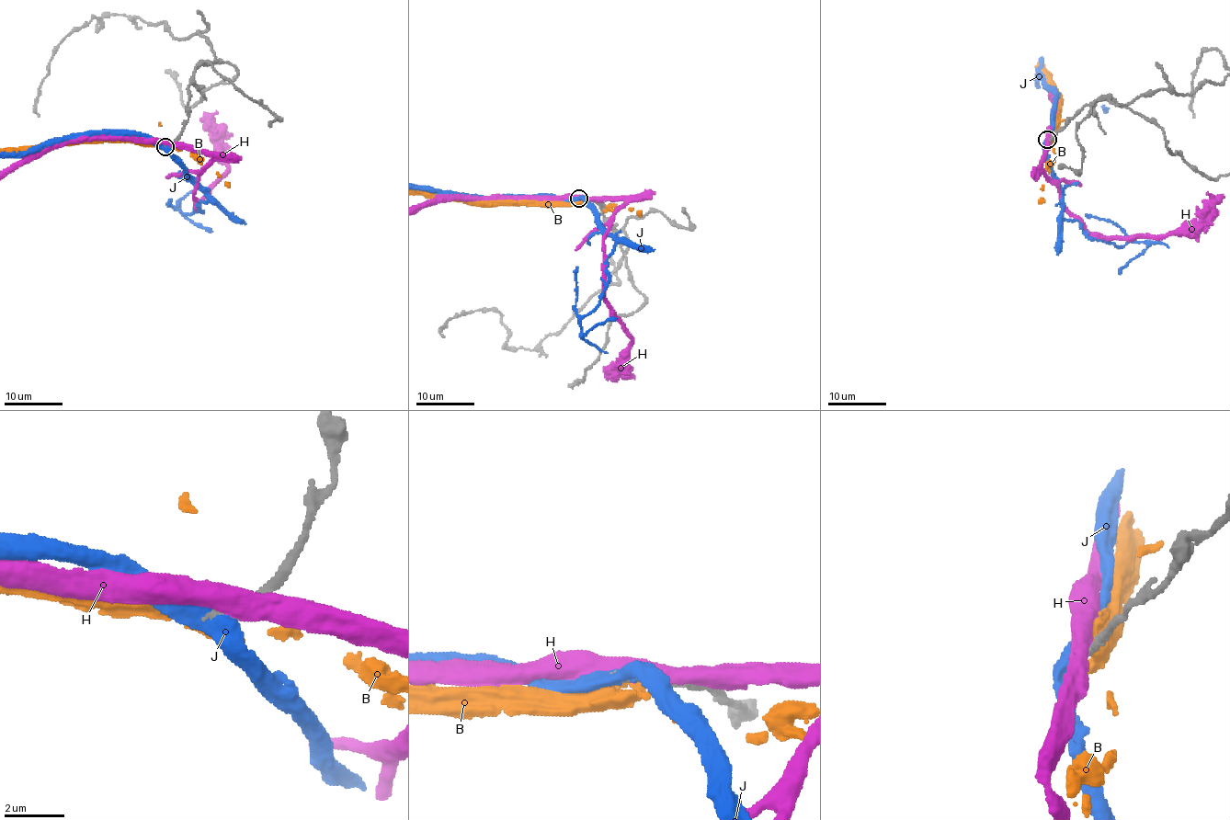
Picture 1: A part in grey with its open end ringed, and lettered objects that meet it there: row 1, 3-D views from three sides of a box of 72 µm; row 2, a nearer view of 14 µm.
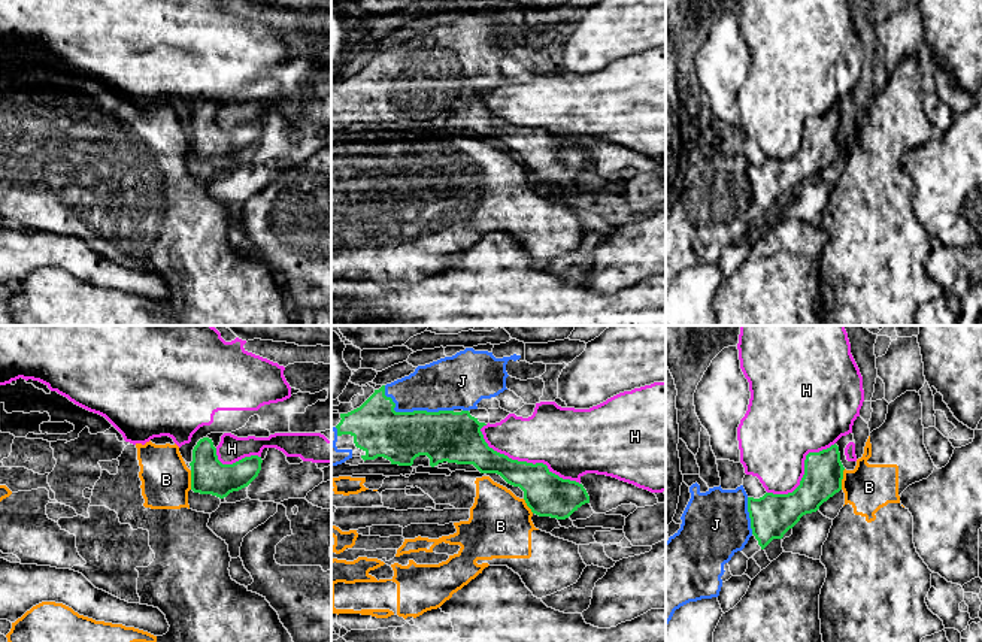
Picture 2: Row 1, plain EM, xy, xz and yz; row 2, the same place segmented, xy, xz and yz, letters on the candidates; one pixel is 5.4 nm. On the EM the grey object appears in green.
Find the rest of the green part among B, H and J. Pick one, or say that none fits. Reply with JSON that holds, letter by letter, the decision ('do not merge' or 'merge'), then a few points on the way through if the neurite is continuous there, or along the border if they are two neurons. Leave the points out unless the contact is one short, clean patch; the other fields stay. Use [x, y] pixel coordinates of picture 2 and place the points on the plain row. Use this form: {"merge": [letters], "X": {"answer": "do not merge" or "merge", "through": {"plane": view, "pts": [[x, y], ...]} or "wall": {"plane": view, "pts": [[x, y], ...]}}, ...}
{"merge": ["J"], "B": {"answer": "do not merge", "wall": {"plane": "yz", "pts": [[845, 135], [840, 154]]}}, "H": {"answer": "do not merge"}, "J": {"answer": "merge"}}

